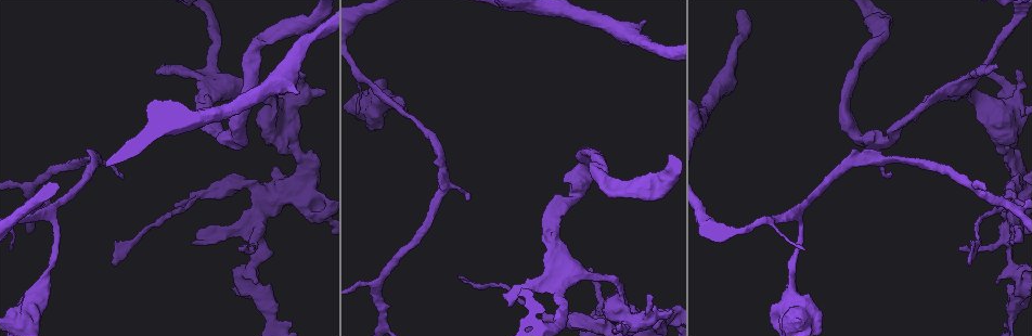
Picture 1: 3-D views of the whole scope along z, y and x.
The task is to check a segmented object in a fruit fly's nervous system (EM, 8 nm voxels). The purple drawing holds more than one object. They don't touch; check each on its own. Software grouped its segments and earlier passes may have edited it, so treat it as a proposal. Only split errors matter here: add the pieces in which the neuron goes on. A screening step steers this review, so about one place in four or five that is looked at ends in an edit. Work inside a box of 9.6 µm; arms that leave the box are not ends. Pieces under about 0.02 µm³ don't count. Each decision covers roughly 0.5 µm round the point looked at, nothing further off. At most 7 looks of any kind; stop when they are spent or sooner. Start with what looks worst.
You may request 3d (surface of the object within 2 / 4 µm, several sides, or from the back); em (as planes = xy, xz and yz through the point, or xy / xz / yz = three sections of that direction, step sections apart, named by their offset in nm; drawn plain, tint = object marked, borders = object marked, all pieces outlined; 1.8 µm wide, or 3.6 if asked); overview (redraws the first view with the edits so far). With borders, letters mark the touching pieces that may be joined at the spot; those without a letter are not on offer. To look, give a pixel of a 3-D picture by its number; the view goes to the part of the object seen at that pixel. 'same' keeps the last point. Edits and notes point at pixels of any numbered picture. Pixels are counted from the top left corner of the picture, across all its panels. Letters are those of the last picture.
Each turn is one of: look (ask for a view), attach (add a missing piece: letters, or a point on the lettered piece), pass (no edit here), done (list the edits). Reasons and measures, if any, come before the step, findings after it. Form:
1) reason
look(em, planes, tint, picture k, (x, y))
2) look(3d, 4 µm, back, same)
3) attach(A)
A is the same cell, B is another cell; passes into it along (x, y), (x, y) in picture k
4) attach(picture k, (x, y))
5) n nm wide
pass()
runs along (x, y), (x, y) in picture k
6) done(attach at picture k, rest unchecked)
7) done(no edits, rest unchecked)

look(3d, 2 µm, picture 1, (1008, 147))

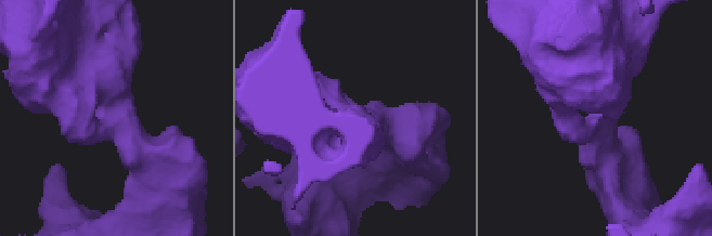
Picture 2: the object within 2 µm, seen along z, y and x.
now the EM
look(em, 3.6 µm, yz, step 16, tint, picture 2, (599, 126))

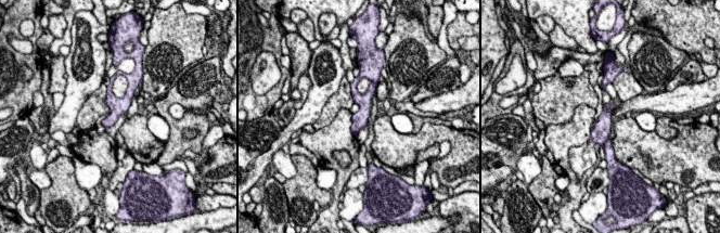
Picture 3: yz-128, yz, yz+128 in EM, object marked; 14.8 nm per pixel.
look(em, 3.6 µm, planes, borders, same)

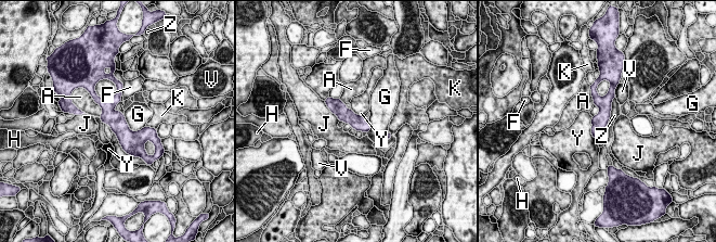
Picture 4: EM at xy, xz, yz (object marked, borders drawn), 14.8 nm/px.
Z touches over 440 nm
pass()
A, F, G, H, J, K, V, Y and Z are other cells; border along (120, 102), (116, 105), (115, 112) in picture 4; no lettered piece goes on from it

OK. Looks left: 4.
abrupt turn
look(3d, 4 µm, picture 1, (255, 264))

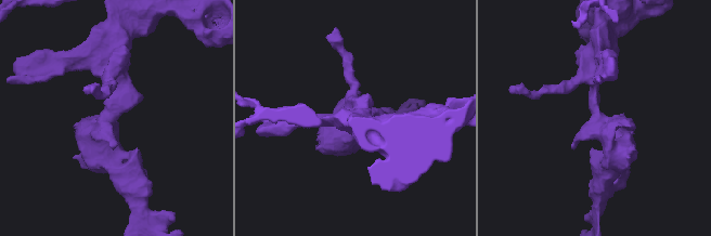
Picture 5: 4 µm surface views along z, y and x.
look(em, xy, step 4, tint, picture 5, (596, 117))

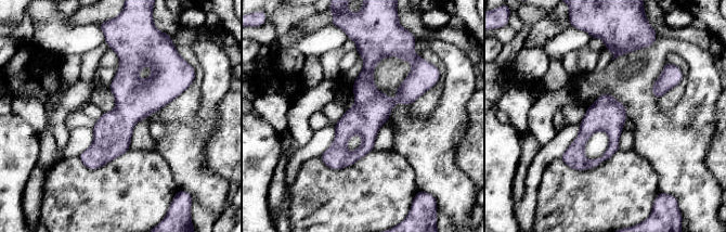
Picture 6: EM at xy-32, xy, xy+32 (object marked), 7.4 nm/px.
look(em, planes, borders, same)

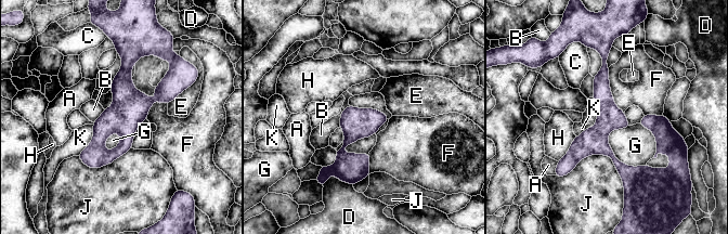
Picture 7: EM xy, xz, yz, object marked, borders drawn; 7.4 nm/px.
190 nm wide
pass()
A, B, C, D, E, F, G, H, J and K are other cells; border along (607, 134), (621, 161), (646, 164) in picture 7; no lettered piece goes on from it

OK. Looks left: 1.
done(no edits, rest unchecked)

